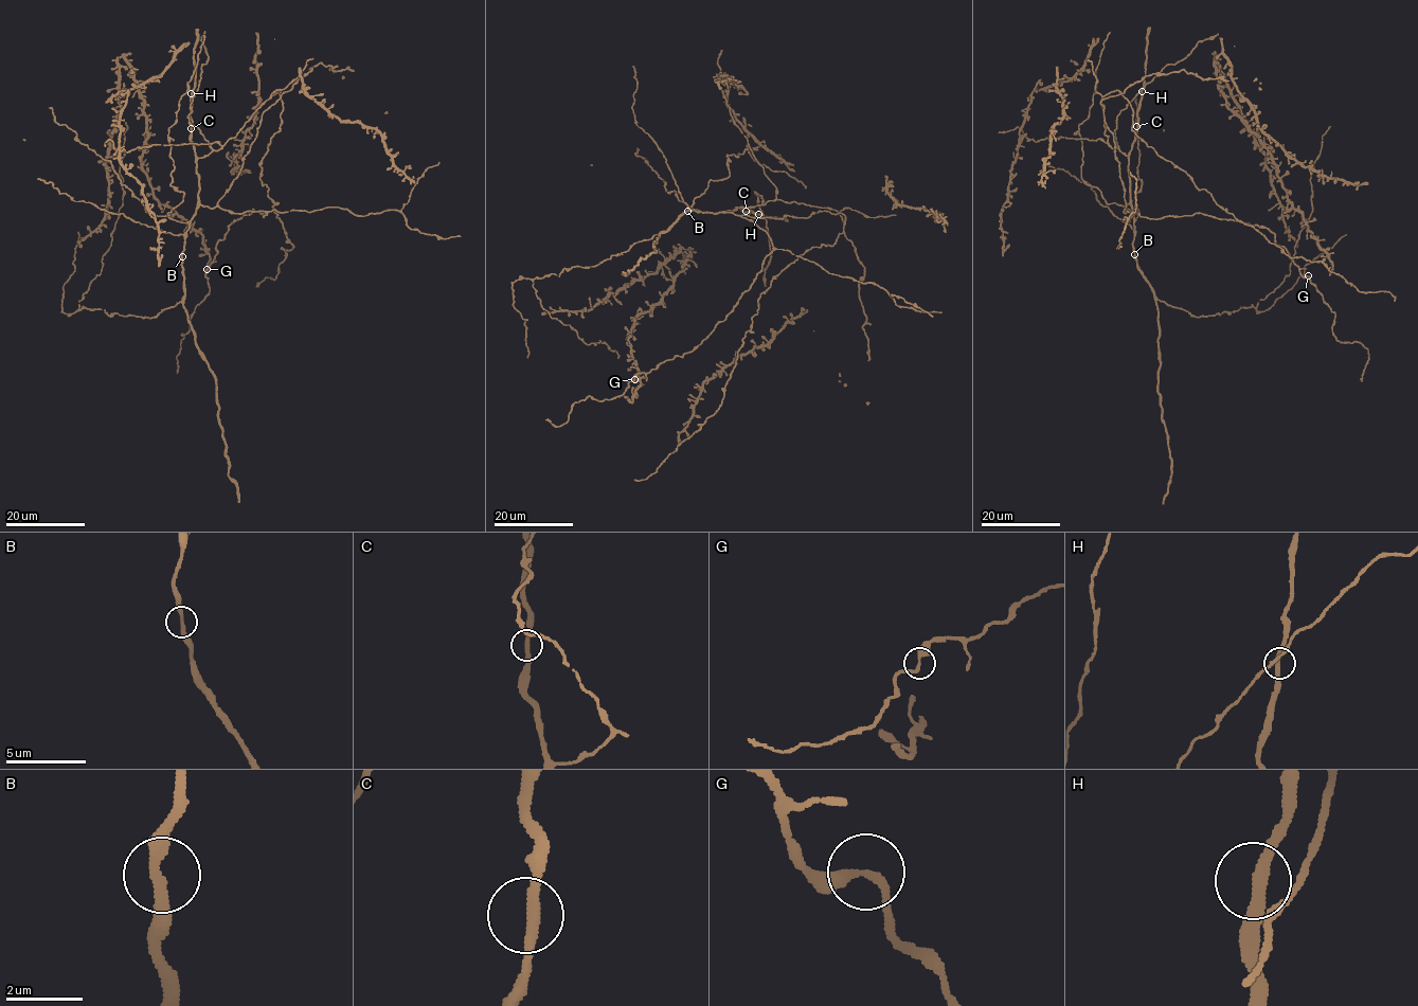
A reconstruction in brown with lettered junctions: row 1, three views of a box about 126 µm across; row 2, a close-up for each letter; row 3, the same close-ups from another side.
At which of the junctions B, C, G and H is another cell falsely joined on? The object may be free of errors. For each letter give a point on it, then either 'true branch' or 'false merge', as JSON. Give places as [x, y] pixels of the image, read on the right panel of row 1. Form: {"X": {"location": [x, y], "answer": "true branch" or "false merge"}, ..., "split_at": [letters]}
{"B": {"location": [1134, 254], "answer": "true branch"}, "C": {"location": [1136, 126], "answer": "true branch"}, "G": {"location": [1308, 275], "answer": "true branch"}, "H": {"location": [1142, 91], "answer": "true branch"}, "split_at": []}

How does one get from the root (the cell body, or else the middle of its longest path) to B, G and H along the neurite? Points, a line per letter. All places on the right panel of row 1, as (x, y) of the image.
B: (1188, 312), (1156, 298), (1134, 254)
G: (1188, 312), (1151, 291), (1126, 204), (1125, 213), (1150, 219), (1201, 213), (1262, 226), (1308, 276)
H: (1188, 312), (1156, 298), (1140, 268), (1132, 246), (1134, 217), (1128, 163), (1142, 91)

